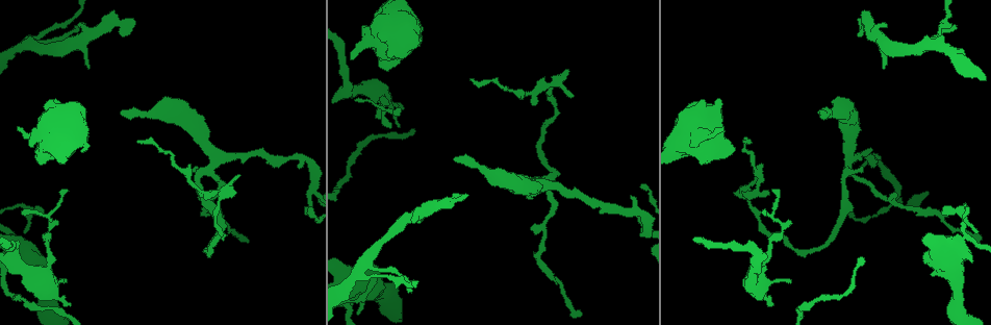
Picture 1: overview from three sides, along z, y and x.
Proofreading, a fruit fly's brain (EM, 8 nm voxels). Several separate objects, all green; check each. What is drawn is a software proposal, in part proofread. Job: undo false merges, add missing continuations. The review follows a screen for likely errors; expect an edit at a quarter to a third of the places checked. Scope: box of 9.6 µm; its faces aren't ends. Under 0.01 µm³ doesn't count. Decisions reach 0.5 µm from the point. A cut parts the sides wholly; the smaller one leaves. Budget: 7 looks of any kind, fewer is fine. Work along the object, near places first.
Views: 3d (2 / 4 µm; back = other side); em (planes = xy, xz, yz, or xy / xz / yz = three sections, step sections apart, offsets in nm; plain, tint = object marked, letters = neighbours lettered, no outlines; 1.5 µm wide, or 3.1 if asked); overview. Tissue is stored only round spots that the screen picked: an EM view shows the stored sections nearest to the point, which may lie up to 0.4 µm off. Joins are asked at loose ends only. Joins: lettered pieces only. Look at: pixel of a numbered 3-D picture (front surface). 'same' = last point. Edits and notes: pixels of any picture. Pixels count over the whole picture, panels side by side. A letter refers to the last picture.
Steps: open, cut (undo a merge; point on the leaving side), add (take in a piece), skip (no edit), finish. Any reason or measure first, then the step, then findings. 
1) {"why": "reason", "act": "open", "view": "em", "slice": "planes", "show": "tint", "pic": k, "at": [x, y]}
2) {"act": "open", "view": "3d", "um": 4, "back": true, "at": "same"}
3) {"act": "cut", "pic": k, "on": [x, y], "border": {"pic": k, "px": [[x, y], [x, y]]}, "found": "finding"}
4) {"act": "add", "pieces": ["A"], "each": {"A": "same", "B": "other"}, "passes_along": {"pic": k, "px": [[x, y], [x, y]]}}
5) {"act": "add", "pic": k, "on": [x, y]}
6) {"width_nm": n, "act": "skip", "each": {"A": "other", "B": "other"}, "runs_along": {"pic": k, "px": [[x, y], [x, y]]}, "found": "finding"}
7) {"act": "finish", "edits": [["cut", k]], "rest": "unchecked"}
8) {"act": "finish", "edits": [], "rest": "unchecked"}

{"why": "free end", "act": "open", "view": "em", "slice": "yz", "step": 8, "show": "letters", "pic": 1, "at": [298, 164]}

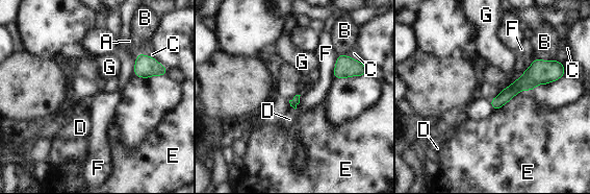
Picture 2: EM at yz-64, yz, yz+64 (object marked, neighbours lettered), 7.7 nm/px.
{"act": "open", "view": "em", "slice": "planes", "show": "letters", "at": "same"}

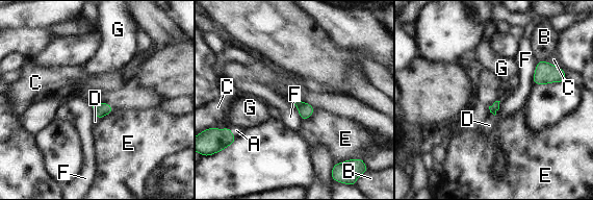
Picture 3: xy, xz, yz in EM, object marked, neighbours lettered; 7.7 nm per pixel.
{"longest_contact_nm": ["F", 180], "act": "add", "pieces": ["D"], "each": {"A": "other", "B": "other", "C": "other", "D": "same", "E": "other", "F": "other", "G": "other"}, "passes_along": {"pic": 3, "px": [[494, 107], [494, 115], [489, 125]]}, "found": "the cell continues"}

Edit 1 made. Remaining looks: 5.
{"why": "see it whole again", "act": "open", "view": "overview"}

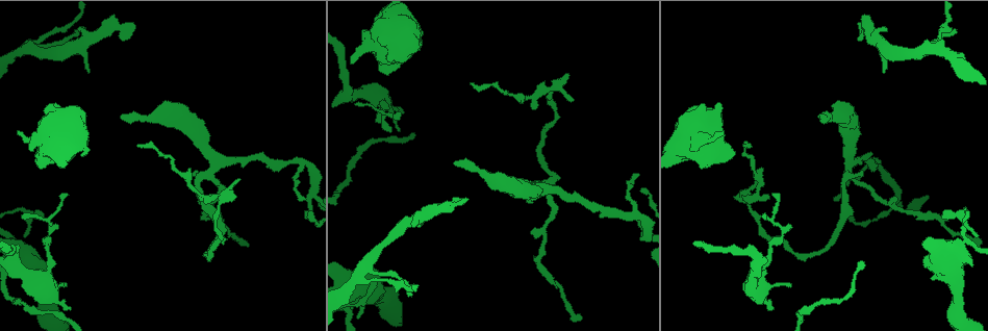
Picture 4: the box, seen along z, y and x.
{"why": "a narrow waist", "act": "open", "view": "em", "slice": "yz", "step": 4, "show": "letters", "pic": 4, "at": [554, 86]}

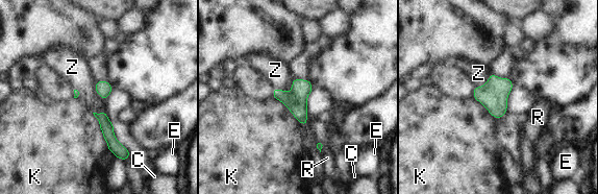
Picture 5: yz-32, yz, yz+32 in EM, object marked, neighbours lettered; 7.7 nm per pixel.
{"width_nm": 120, "act": "skip", "each": {"C": "other", "E": "other", "K": "other", "R": "other", "Z": "other"}, "border": {"pic": 5, "px": [[293, 78], [287, 92], [273, 88]]}, "found": "continuous, no second cell"}

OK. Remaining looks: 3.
{"why": "thin end", "act": "open", "view": "3d", "um": 4, "pic": 4, "at": [66, 282]}

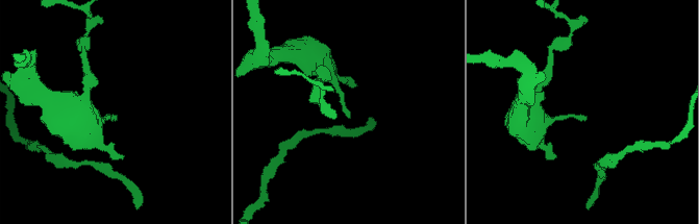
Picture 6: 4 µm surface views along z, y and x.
{"act": "open", "view": "em", "slice": "planes", "show": "letters", "pic": 6, "at": [585, 116]}

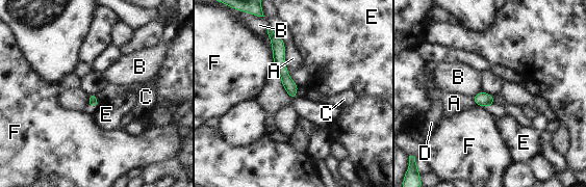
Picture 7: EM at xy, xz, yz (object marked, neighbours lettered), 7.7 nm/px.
{"longest_contact_nm": ["A", 240], "act": "skip", "each": {"A": "other", "B": "other", "C": "other", "D": "other", "E": "other", "F": "other"}, "runs_along": {"pic": 7, "px": [[273, 36], [280, 67], [294, 95]]}, "found": "no lettered piece goes on from it"}

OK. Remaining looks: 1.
{"act": "finish", "edits": [["add", 3]], "rest": "unchecked"}

